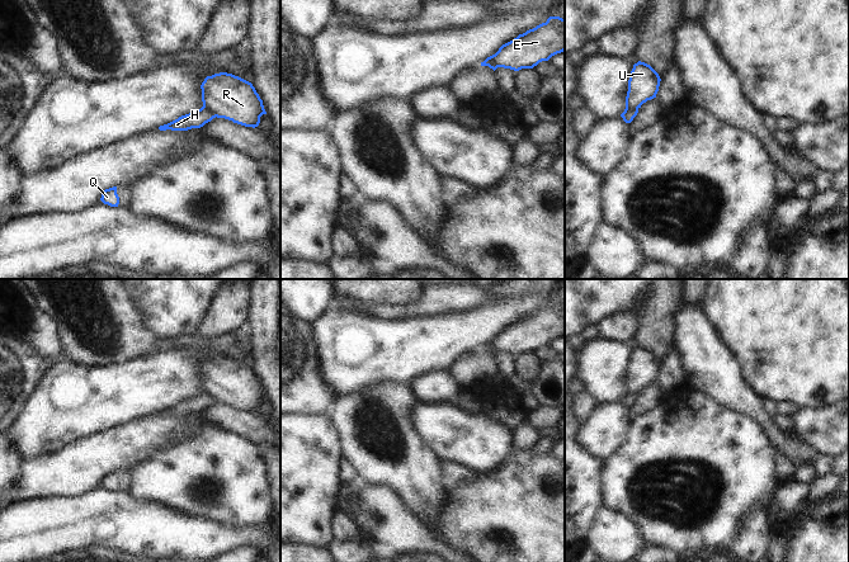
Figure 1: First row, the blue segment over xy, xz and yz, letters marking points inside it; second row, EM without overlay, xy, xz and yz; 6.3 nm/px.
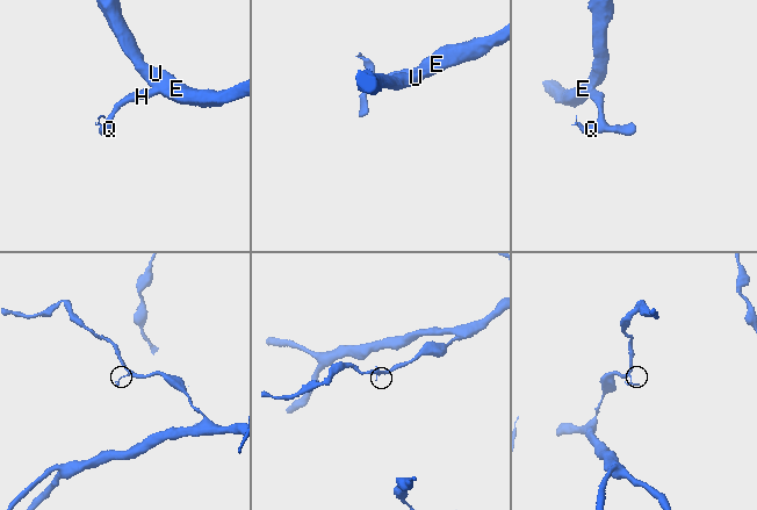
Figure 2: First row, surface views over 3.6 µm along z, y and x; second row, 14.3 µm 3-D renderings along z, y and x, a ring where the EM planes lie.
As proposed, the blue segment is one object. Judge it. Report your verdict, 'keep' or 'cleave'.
cleave

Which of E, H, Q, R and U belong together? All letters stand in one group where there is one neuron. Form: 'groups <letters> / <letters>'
groups E R U / H Q

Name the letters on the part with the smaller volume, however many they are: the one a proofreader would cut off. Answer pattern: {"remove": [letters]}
{"remove": ["H", "Q"]}

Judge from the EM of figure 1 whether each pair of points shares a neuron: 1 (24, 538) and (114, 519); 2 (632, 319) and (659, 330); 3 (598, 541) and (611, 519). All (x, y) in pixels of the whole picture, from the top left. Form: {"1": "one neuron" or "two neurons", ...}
{"1": "one neuron", "2": "two neurons", "3": "one neuron"}

